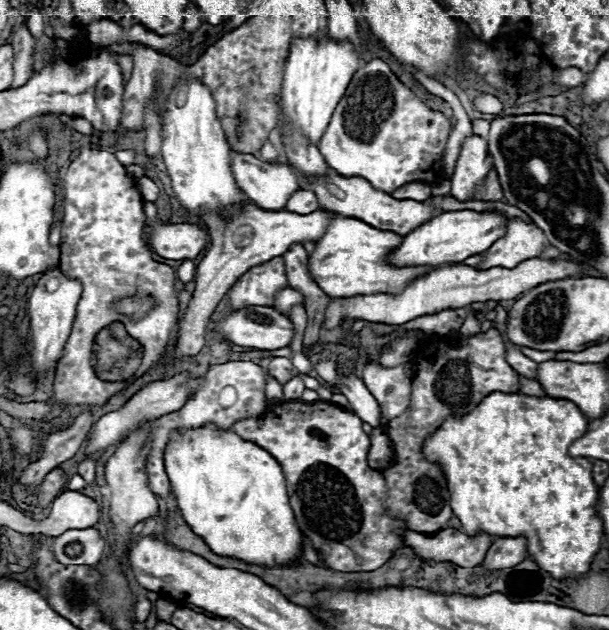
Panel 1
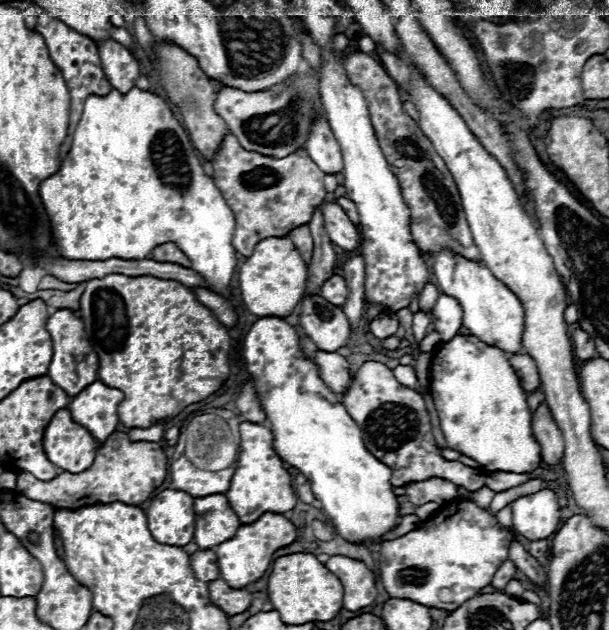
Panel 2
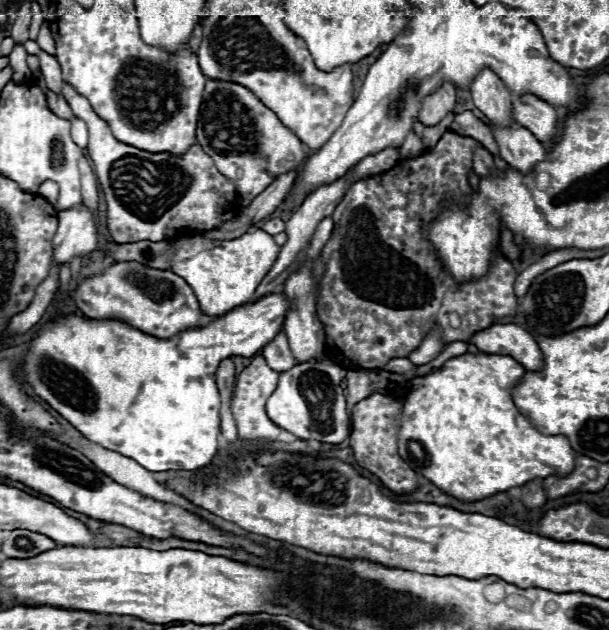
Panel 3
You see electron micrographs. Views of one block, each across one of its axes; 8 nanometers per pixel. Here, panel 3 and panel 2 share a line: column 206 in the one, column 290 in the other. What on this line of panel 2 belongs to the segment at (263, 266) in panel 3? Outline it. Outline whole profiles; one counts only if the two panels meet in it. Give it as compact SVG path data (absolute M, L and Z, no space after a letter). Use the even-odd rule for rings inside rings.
M264 238L256 244L252 256L248 256L248 260L240 268L240 294L246 308L256 316L290 316L304 294L308 276L306 270L308 266L290 238Z

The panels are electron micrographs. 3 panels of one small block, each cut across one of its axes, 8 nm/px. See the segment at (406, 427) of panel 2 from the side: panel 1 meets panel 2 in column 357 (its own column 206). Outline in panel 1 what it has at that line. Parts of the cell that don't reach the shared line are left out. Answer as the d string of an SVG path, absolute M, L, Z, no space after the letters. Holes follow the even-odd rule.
M226 362L226 364L216 364L216 366L210 366L210 370L200 378L198 382L198 388L194 390L192 398L186 402L186 406L182 406L180 410L176 412L170 412L166 416L160 416L154 424L154 442L152 442L152 450L150 450L150 458L146 462L146 472L148 472L148 486L150 490L156 494L156 496L170 496L172 490L170 490L170 482L168 482L168 476L164 472L164 448L166 448L166 442L168 442L168 436L172 430L178 430L178 428L198 428L198 426L204 426L204 424L216 424L220 430L230 430L234 426L234 422L238 422L238 418L248 418L248 416L258 416L258 414L264 414L266 412L266 394L264 394L264 386L266 386L266 370L260 368L258 364L254 362ZM226 386L232 386L236 390L236 402L228 408L220 406L218 402L218 396L220 392L226 388Z

